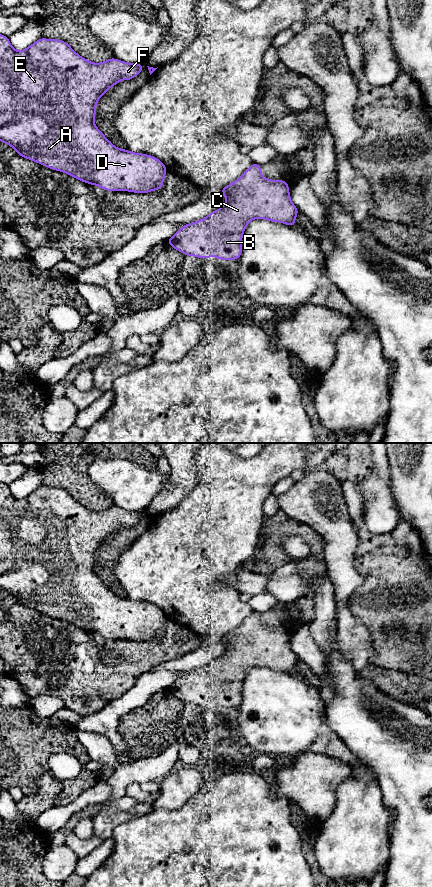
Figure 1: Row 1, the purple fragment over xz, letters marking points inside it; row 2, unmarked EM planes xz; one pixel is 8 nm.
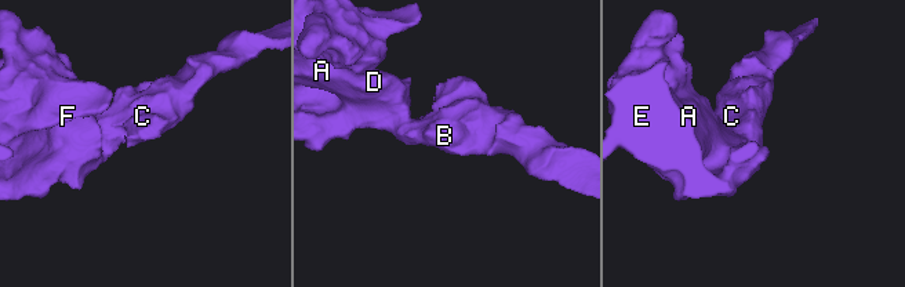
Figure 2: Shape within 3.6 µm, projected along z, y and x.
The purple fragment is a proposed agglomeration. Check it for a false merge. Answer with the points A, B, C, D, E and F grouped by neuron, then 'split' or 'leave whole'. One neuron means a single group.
A B C D E F; leave whole

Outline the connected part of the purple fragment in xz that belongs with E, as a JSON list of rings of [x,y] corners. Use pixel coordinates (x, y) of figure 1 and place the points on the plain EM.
[[[0,483],[0,589],[13,595],[17,602],[26,607],[35,609],[50,617],[67,621],[80,629],[99,634],[106,639],[148,641],[161,637],[163,635],[164,625],[168,619],[159,607],[151,603],[133,601],[126,597],[123,598],[115,595],[94,572],[97,549],[119,529],[133,527],[143,516],[144,514],[142,512],[126,511],[115,506],[110,506],[101,511],[90,510],[77,502],[68,491],[57,487],[40,486],[26,497],[17,499],[11,494],[7,484]]]

